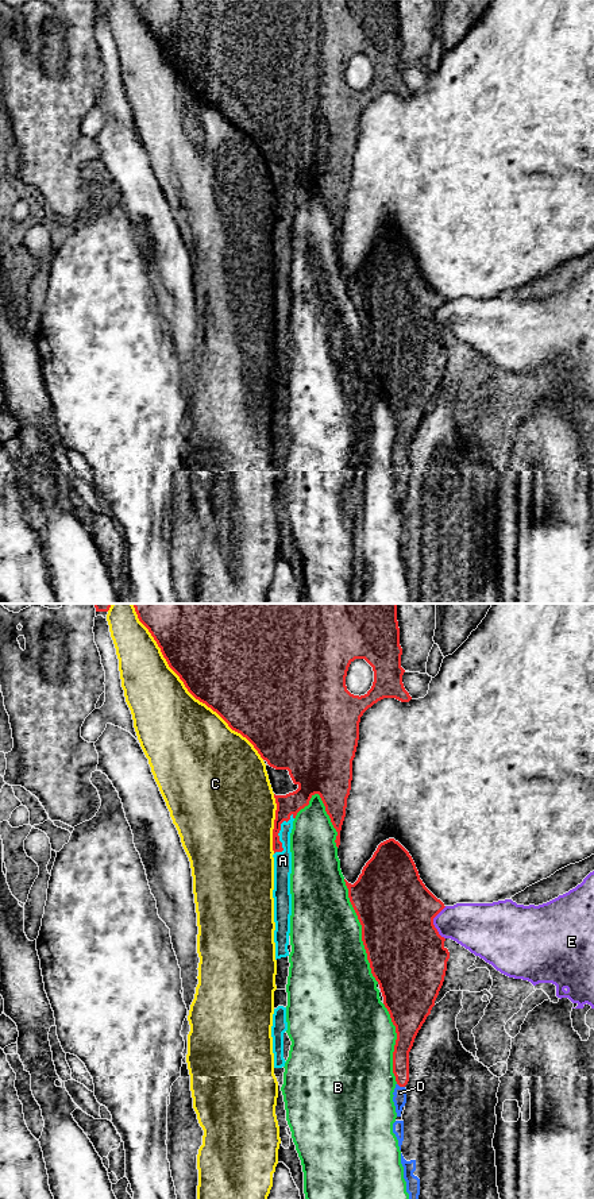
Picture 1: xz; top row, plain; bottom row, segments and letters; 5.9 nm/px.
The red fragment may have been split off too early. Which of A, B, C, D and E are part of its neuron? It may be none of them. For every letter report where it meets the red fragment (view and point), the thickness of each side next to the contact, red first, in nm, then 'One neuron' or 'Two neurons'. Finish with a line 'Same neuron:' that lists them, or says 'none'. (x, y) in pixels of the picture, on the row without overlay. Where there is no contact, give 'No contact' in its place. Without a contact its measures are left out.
A: Touches red at xz (277, 230). Thickness 130 nm (red) against 110 nm. One neuron
B: Touches red at xz (362, 327). Thickness 460 nm (red) against 440 nm. Two neurons
C: Touches red at xz (185, 81). Thickness 500 nm (red) against 440 nm. Two neurons
D: Touches red at xz (401, 481). Thickness 100 nm (red) against 80 nm. Two neurons
E: Touches red at xz (432, 317). Thickness 460 nm (red) against 280 nm. Two neurons
Same neuron: A

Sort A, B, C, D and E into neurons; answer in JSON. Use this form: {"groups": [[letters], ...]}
{"groups": [["A"], ["B"], ["C"], ["D"], ["E"]]}

